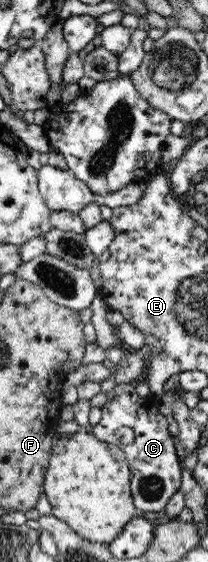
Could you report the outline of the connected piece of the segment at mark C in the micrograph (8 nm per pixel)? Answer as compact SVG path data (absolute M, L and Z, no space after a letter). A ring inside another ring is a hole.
M116 383L115 387L106 392L106 403L102 408L102 417L92 433L103 442L116 444L127 457L130 474L130 491L136 510L141 512L160 513L165 511L169 499L181 488L181 465L175 450L176 439L169 433L167 419L159 411L159 396L150 393L147 396L137 395L136 383Z

